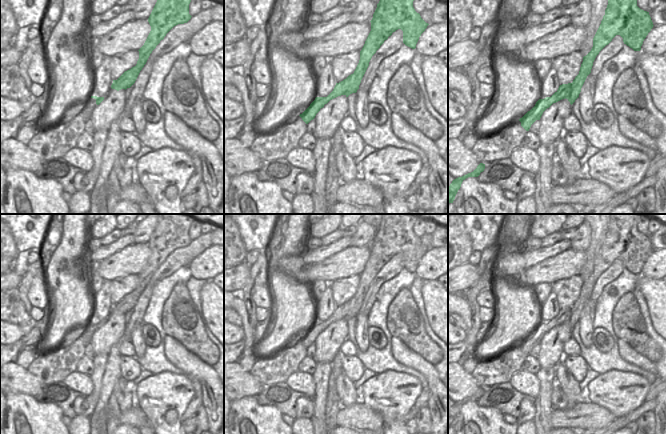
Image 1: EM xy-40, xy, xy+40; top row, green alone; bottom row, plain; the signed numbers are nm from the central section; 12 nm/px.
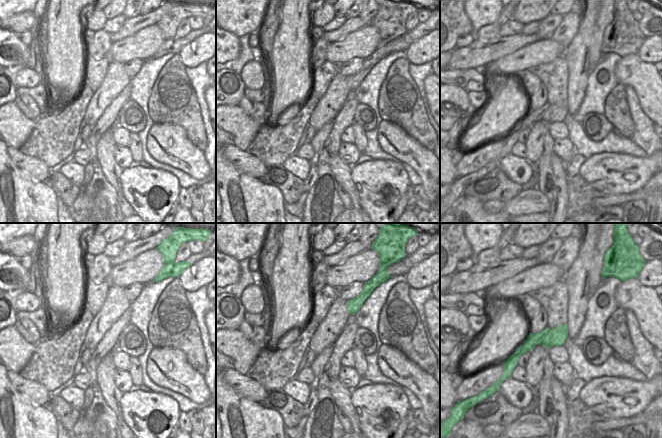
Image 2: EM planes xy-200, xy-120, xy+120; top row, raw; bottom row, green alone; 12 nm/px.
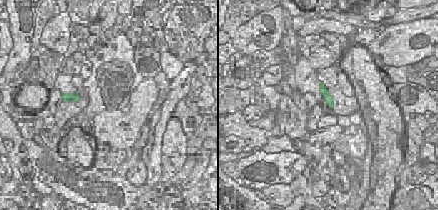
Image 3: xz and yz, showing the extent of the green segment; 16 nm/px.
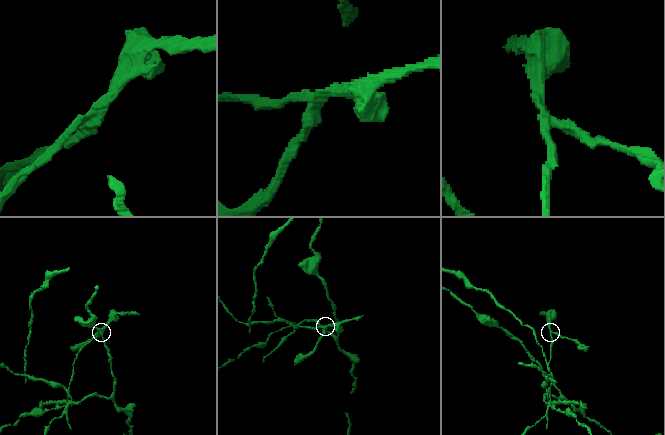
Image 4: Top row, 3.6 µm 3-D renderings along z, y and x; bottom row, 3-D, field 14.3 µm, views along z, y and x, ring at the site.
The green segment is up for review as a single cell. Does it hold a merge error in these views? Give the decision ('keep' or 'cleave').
cleave

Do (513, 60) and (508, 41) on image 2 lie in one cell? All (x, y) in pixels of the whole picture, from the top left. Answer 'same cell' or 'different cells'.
different cells

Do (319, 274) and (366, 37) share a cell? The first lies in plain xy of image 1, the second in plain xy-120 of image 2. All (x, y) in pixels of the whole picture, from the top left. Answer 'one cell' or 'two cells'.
one cell

